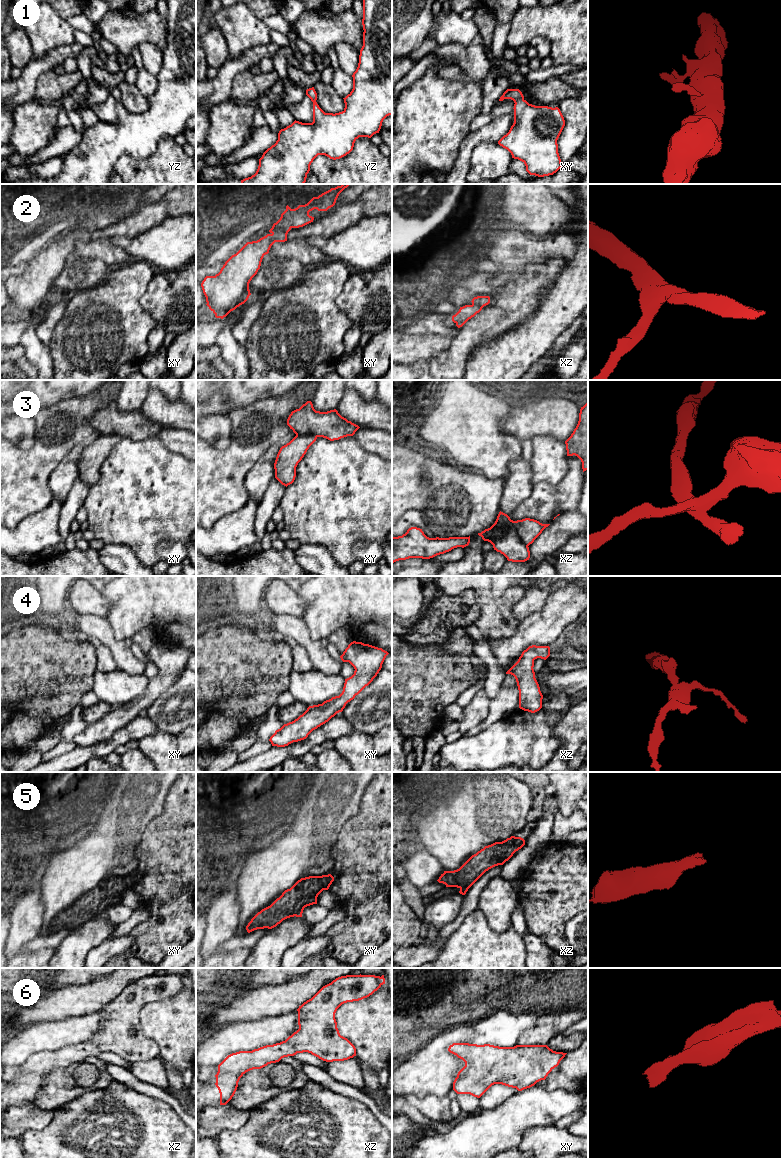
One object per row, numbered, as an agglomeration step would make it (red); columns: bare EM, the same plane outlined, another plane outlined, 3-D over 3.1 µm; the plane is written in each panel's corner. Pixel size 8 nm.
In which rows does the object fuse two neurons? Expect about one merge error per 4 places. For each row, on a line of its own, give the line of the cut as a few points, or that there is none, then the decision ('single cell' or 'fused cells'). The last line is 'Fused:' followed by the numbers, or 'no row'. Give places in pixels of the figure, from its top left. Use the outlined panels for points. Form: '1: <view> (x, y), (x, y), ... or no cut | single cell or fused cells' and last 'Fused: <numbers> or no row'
1: no cut | single cell
2: no cut | single cell
3: xz (502, 530), (499, 534), (491, 535), (486, 540) | fused cells
4: no cut | single cell
5: no cut | single cell
6: no cut | single cell
Fused: 3

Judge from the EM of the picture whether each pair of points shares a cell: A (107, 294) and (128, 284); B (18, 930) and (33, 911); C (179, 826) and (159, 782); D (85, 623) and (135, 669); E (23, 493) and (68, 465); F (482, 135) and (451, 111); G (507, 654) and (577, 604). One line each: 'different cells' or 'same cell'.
A: same cell
B: same cell
C: different cells
D: same cell
E: different cells
F: different cells
G: same cell

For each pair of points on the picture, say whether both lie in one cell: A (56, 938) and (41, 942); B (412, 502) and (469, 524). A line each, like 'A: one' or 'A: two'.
A: one
B: one

